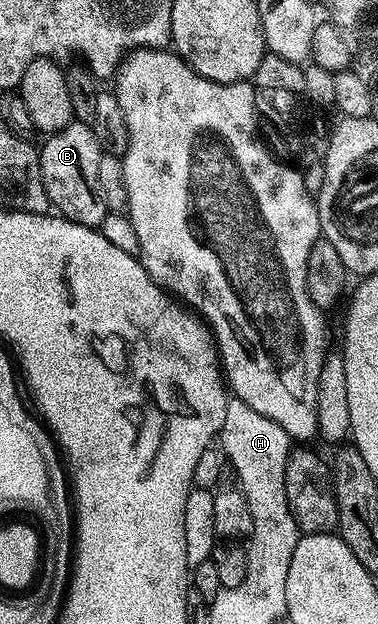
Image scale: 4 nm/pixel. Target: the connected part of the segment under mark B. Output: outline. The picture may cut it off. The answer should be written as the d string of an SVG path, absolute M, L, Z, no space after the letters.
M73 121L57 133L46 136L38 148L41 177L52 208L62 218L86 227L98 228L109 214L97 198L97 168L104 155L89 123Z

